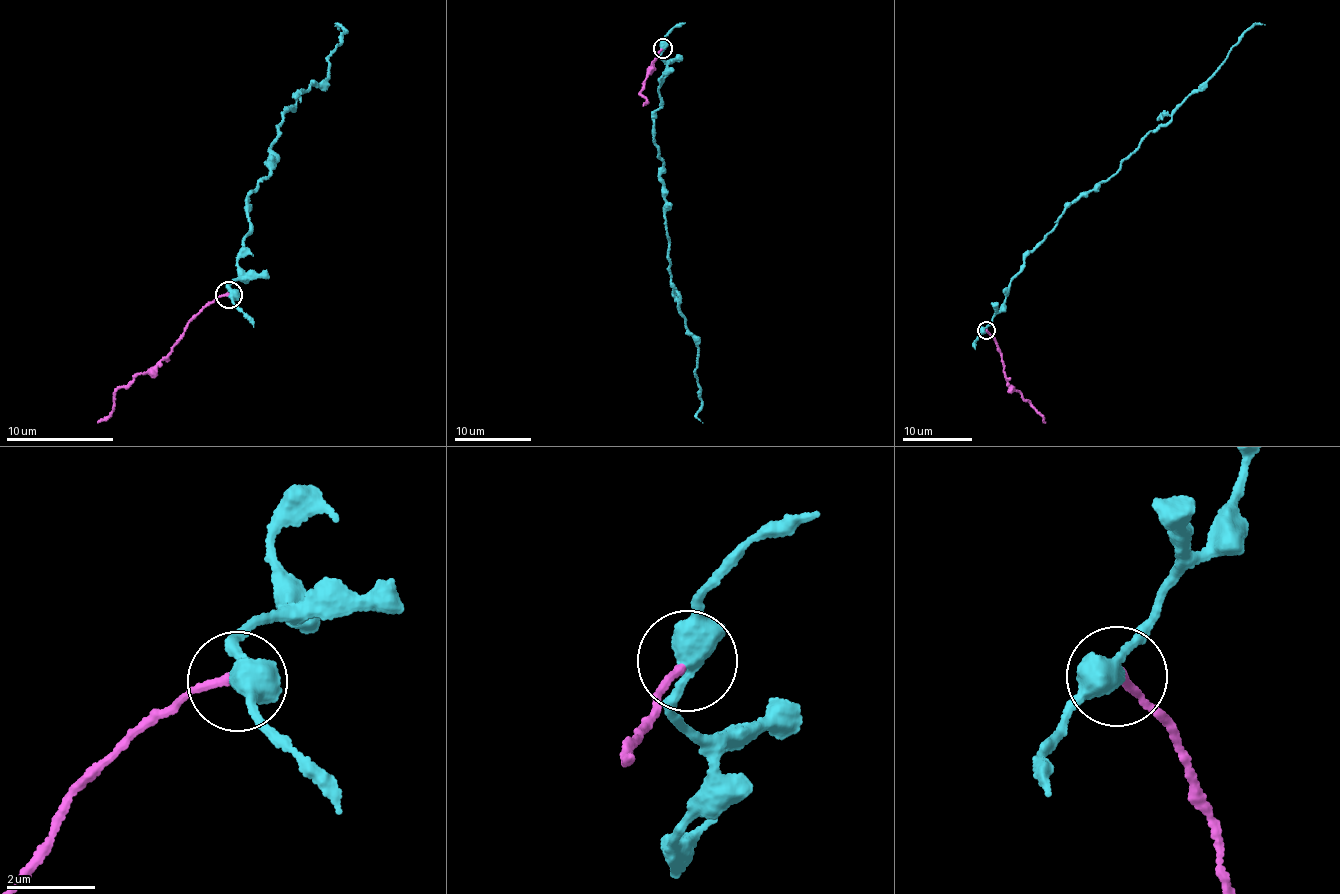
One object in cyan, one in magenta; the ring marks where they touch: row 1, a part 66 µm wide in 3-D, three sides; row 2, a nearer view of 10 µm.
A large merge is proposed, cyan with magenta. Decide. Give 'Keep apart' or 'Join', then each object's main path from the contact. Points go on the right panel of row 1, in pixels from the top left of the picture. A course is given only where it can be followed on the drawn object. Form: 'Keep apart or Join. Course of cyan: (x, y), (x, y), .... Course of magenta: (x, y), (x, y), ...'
Keep apart. Course of cyan: (985, 331), (1024, 257), (1063, 210), (1109, 178), (1209, 79), (1238, 38), (1265, 24). Course of magenta: (987, 331), (992, 334), (1009, 384), (1022, 393), (1024, 400), (1030, 401), (1044, 423)

